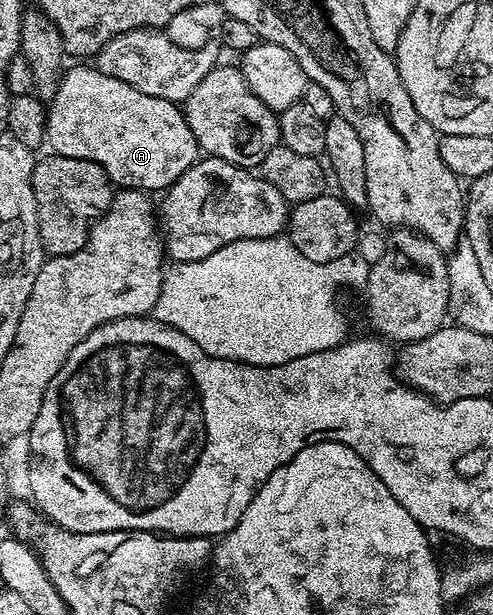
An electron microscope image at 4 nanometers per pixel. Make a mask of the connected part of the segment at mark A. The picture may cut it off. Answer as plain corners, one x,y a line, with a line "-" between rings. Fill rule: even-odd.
78,63
75,69
67,68
63,72
59,83
58,90
53,100
48,103
46,110
46,141
51,145
53,152
59,157
71,157
72,159
88,159
92,163
96,163
100,167
104,167
106,174
110,176
111,182
115,186
124,189
141,189
143,191
165,191
172,183
176,183
176,179
180,179
180,175
184,175
184,171
188,171
188,167
192,167
195,161
199,160
200,150
196,139
192,135
192,127
188,127
186,122
186,114
173,101
165,101
164,99
156,99
152,95
144,95
144,91
136,91
136,87
132,87
128,83
124,83
120,79
116,79
112,75
104,75
97,67
88,66
86,63

